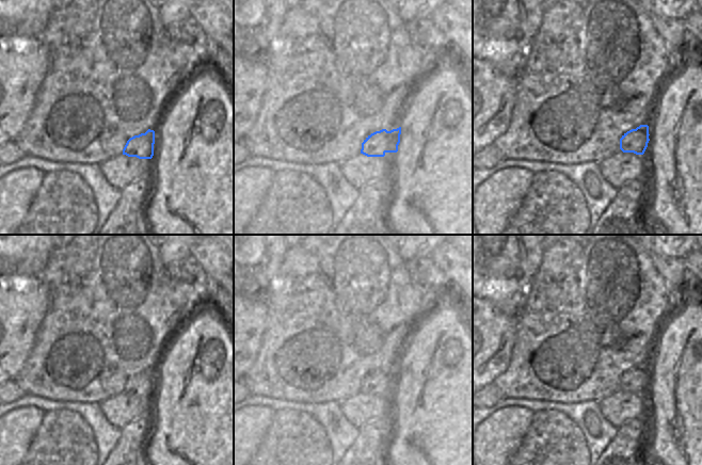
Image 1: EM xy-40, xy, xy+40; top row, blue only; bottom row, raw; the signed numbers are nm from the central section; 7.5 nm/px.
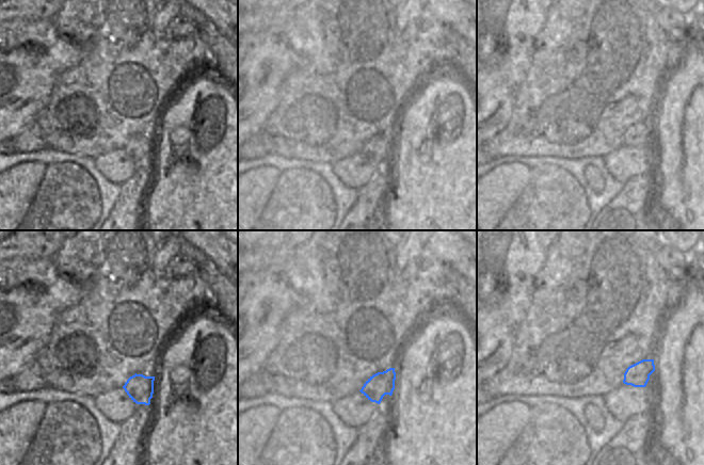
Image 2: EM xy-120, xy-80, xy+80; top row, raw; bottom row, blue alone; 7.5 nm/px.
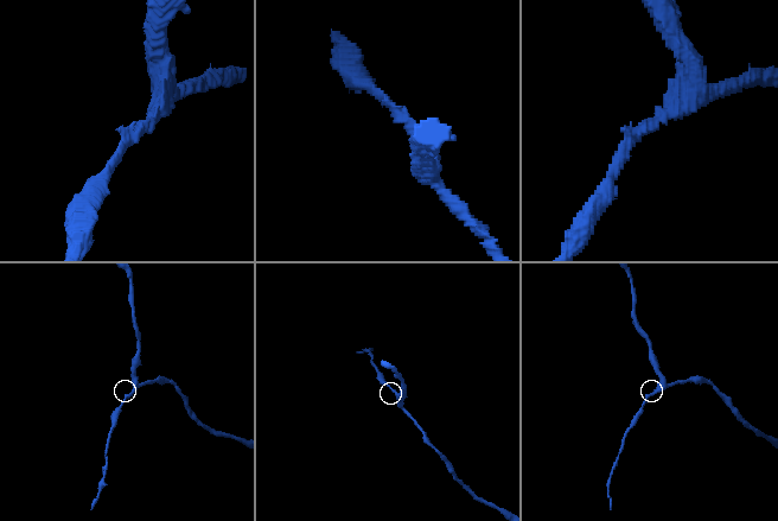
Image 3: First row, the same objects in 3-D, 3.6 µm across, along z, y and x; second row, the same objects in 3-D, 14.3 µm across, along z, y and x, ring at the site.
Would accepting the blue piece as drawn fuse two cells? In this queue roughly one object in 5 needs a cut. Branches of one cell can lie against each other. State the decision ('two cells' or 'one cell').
one cell

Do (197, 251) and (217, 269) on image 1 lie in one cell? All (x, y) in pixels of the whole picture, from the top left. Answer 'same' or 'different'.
same

